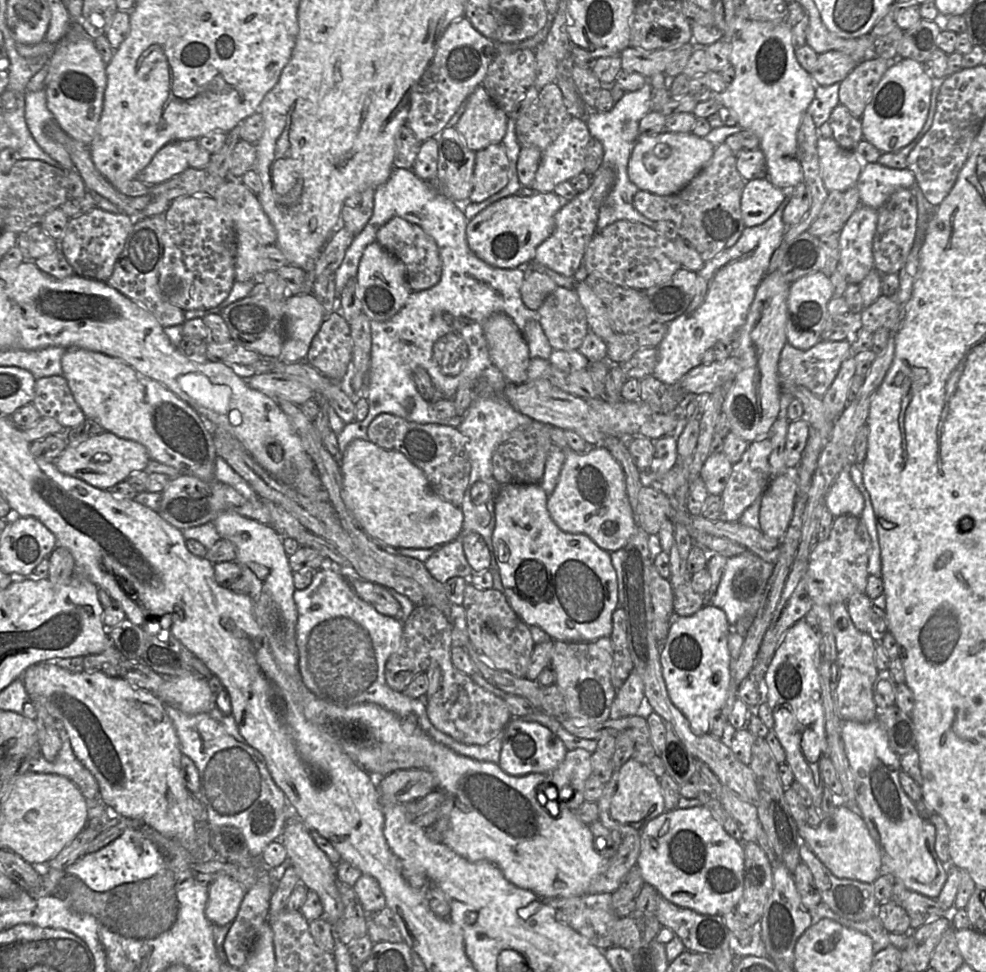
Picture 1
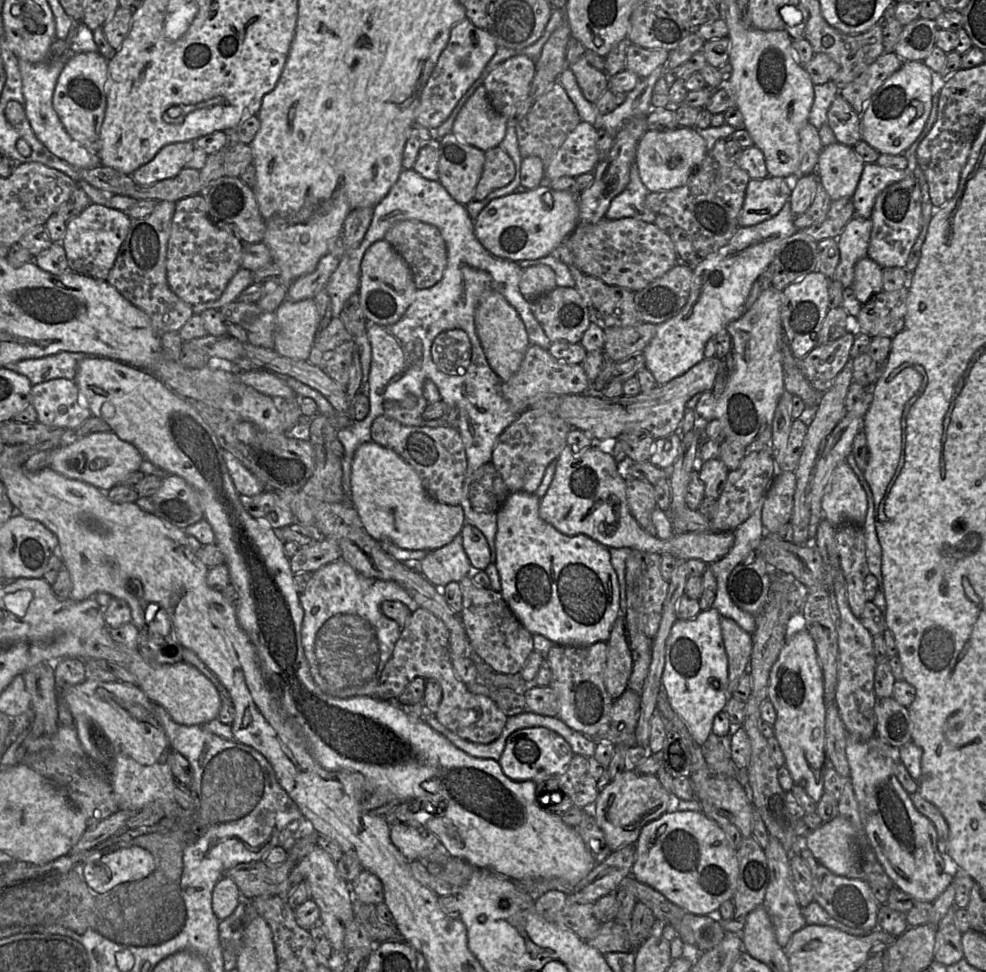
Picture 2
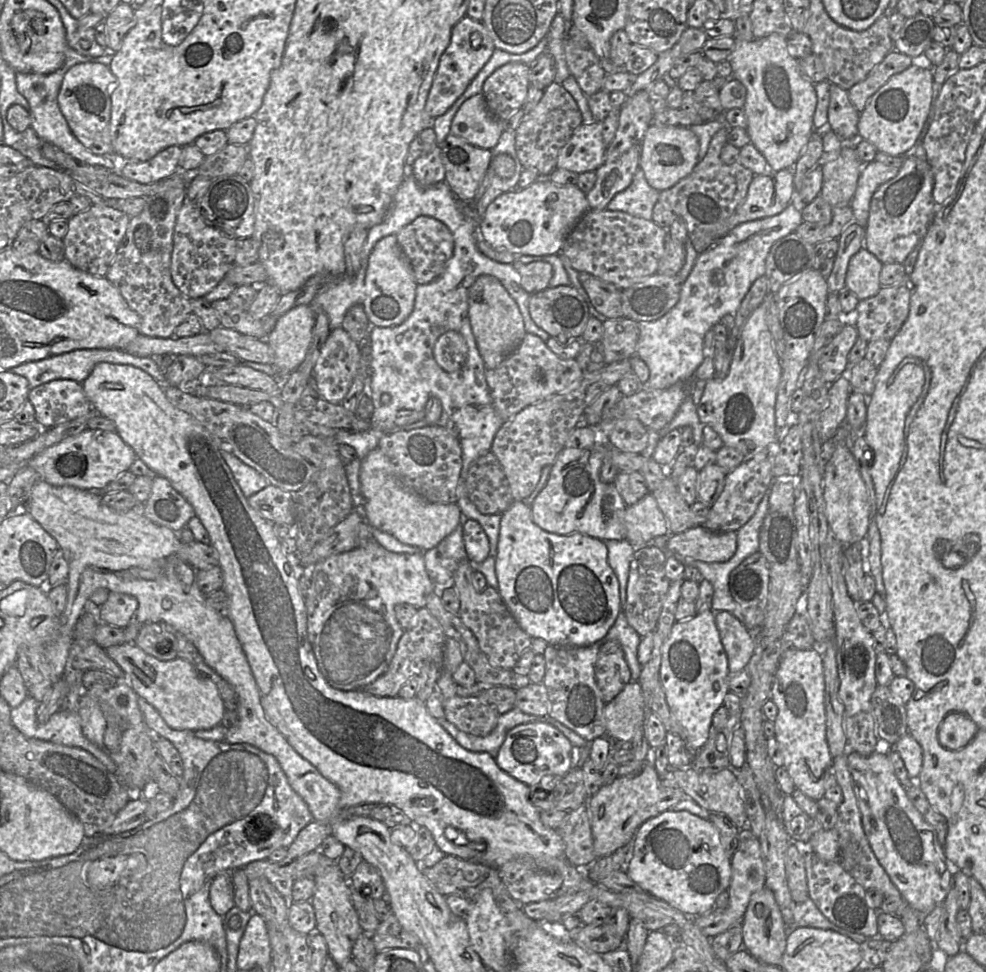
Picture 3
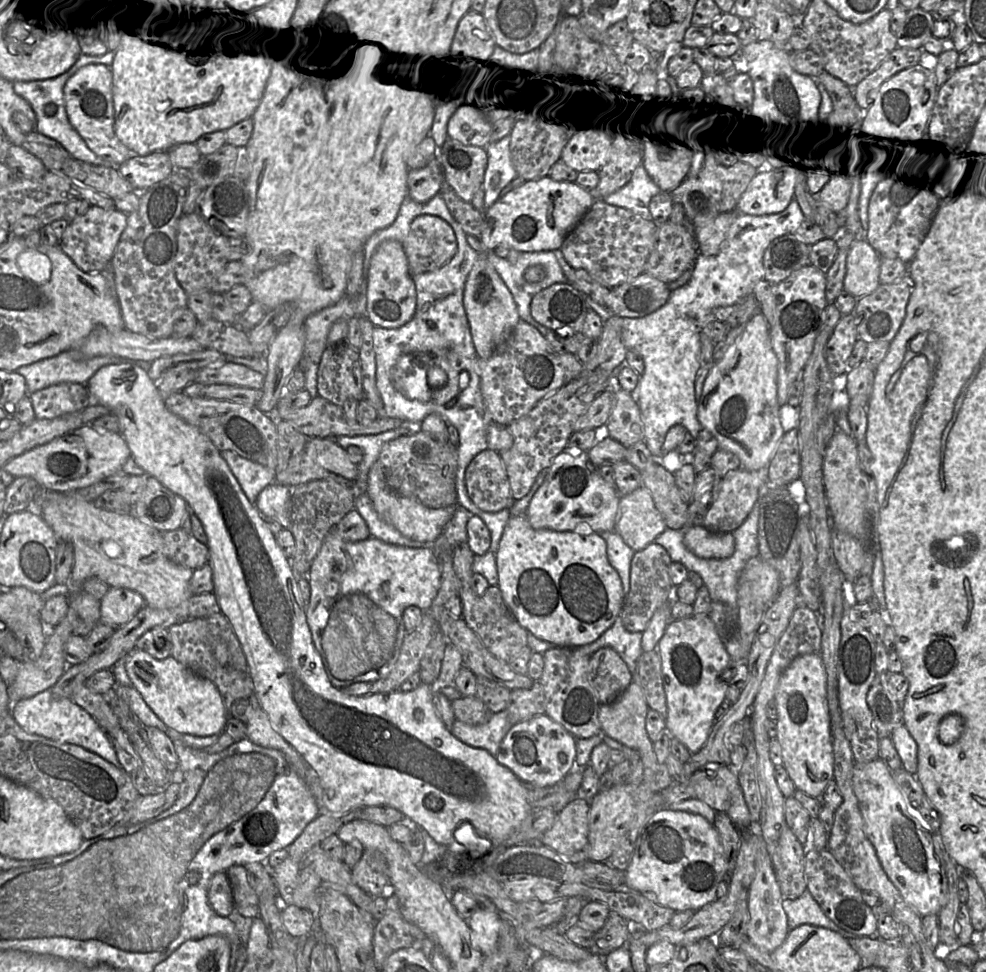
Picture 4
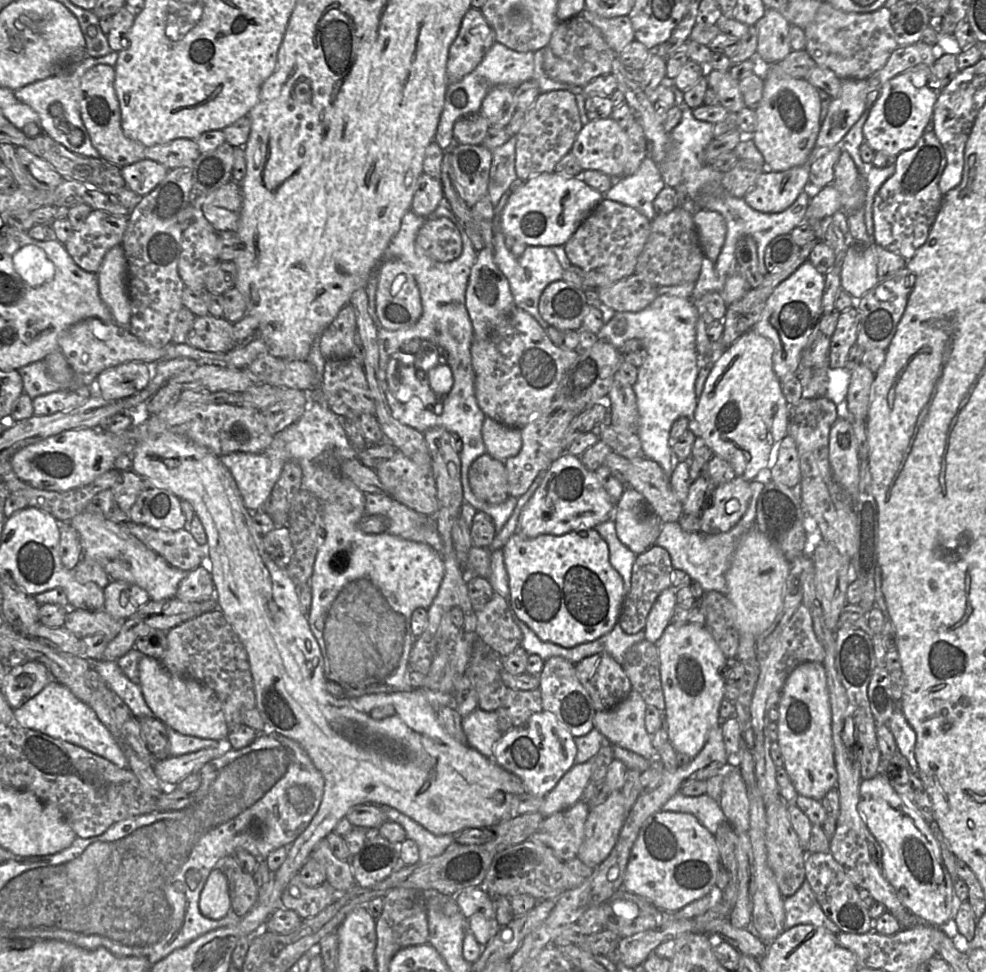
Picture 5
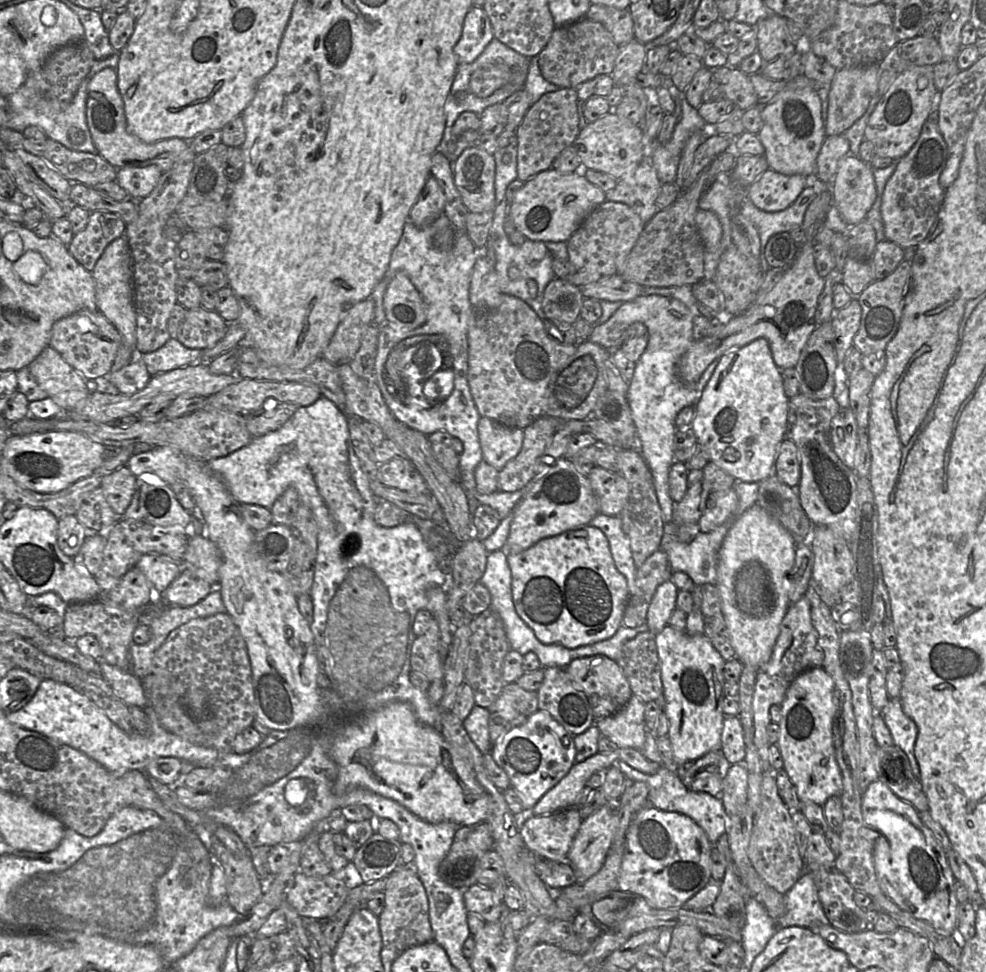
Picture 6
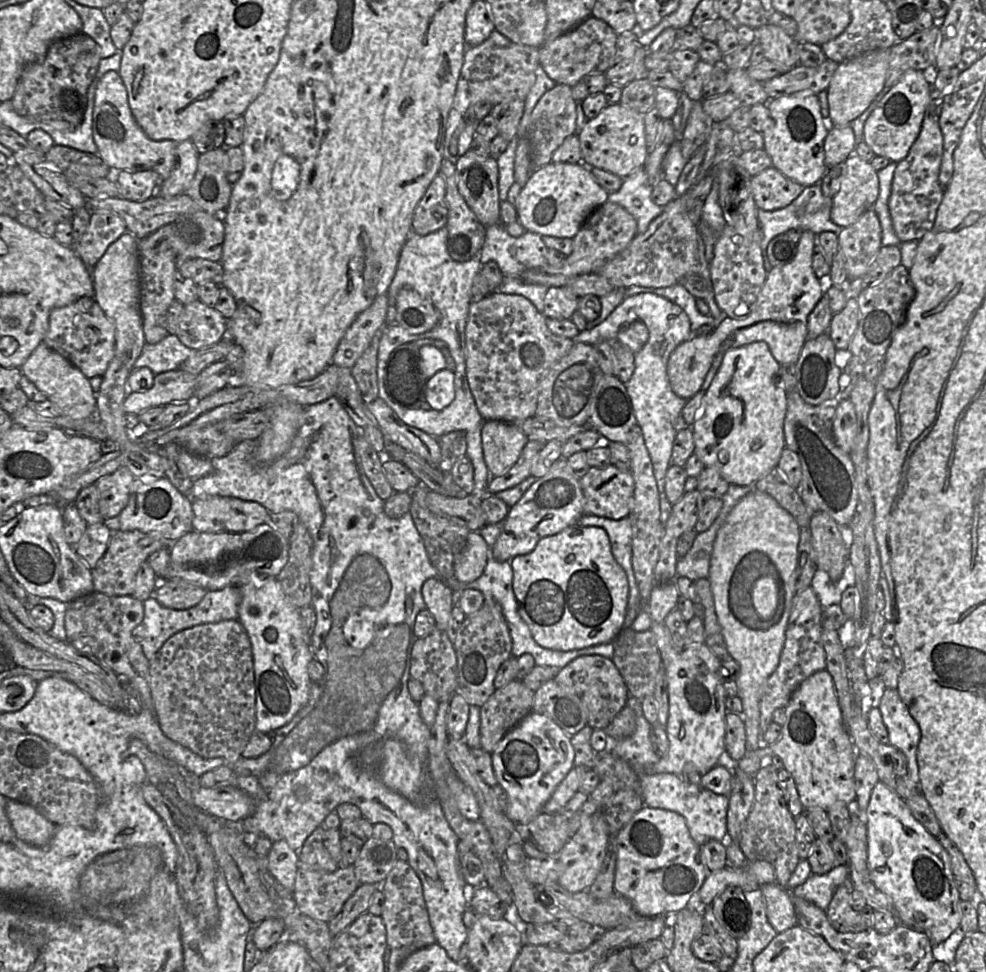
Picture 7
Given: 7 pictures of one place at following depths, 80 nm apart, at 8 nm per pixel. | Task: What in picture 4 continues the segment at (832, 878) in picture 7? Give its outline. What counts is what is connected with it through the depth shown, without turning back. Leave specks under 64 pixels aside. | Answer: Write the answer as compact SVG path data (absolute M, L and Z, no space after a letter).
M806 889L804 893L797 899L794 899L794 900L784 899L783 907L787 915L788 931L802 924L810 924L814 926L821 926L829 930L835 931L839 933L841 936L845 937L846 939L853 938L853 937L865 937L865 936L855 936L843 930L842 928L838 927L833 921L831 921L824 914L821 907L819 906L819 904L814 899L814 897L812 896L812 894L810 893L808 889Z

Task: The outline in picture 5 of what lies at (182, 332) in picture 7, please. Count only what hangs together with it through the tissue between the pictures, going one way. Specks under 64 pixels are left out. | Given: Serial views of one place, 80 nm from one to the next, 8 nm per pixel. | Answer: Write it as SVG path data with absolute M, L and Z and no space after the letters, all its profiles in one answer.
M198 316L187 334L186 344L196 349L224 353L236 346L233 324L224 317Z

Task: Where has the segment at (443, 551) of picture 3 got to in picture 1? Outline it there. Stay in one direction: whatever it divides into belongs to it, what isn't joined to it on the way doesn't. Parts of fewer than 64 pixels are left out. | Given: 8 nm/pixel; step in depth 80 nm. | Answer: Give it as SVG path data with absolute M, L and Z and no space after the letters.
M463 536L441 546L424 563L433 578L446 583L452 577L472 577L473 569L469 565L463 550Z

